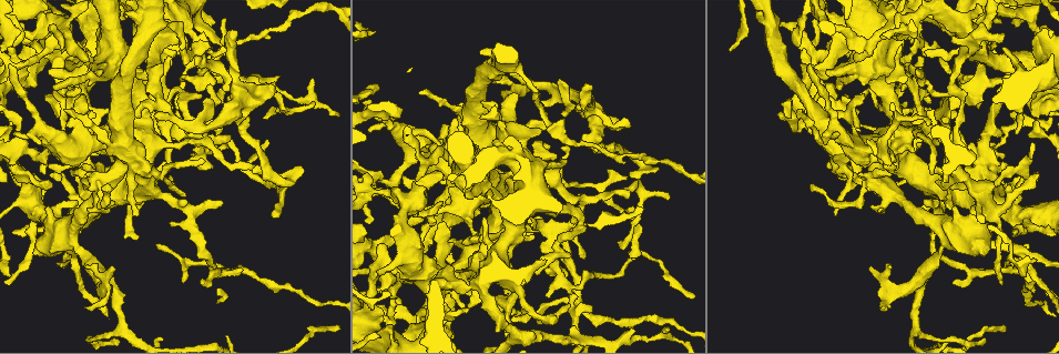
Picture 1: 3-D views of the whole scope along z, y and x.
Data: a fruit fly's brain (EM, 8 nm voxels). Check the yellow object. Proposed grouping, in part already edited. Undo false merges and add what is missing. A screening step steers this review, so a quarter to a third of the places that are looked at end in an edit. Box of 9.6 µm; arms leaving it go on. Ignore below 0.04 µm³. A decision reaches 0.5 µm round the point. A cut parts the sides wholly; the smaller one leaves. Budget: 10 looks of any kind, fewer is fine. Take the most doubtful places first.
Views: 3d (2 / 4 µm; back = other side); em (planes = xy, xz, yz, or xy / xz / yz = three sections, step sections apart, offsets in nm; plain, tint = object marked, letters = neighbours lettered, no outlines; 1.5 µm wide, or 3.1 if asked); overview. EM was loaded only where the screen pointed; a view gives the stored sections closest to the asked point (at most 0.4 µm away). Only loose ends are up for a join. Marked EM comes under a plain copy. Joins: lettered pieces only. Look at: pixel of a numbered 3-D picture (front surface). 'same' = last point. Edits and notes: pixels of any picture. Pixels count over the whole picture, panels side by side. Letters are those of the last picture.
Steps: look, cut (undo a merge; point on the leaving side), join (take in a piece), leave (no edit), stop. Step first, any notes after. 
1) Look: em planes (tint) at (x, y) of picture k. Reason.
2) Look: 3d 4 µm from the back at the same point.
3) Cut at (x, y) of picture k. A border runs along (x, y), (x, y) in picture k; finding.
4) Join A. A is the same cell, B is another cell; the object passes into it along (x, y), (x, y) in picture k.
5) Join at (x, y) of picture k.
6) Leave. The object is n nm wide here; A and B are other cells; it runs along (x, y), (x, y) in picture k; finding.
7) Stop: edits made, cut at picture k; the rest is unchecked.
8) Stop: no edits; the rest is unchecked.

Look: em xz step 4 (letters) at (447, 202) of picture 1. Thick end.

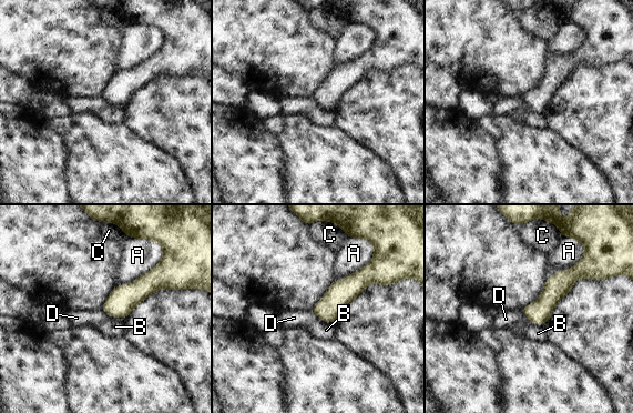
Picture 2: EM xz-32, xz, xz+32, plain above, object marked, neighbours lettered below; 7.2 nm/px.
Look: em planes (letters) at the same point. Another direction.

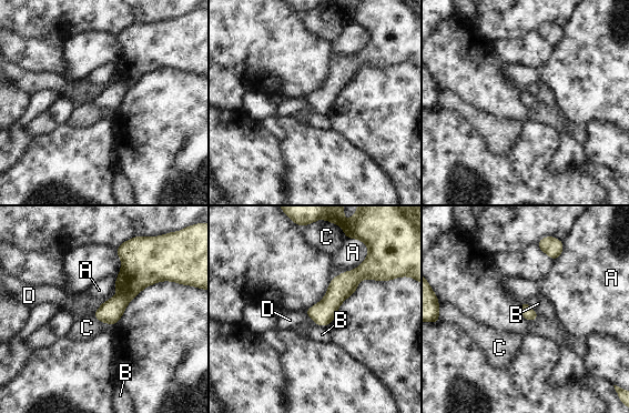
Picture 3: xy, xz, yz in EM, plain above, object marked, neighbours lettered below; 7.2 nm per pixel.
Leave. A, B, C and D are other cells; a border runs along (115, 284), (115, 294), (93, 312) in picture 3; none of them fits.

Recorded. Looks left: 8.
Look: 3d 4 µm at (109, 108) of picture 1. Branch stops here.

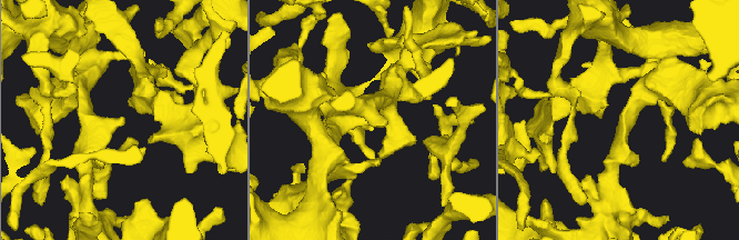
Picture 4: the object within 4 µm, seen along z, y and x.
Look: em xy step 4 (tint) at (120, 119) of picture 4. Shape alone is not enough.

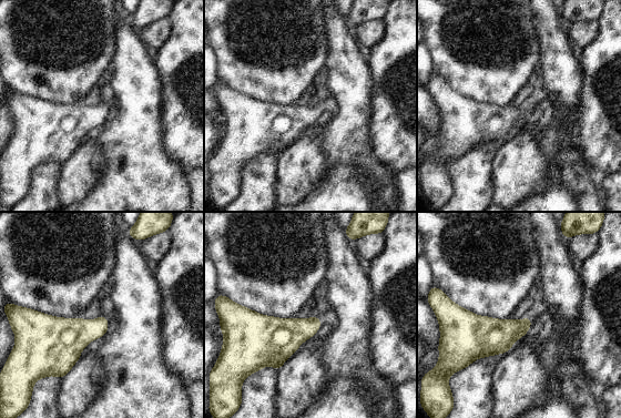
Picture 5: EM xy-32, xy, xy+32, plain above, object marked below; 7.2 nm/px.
Look: em xy step 4 (letters) at the same point.

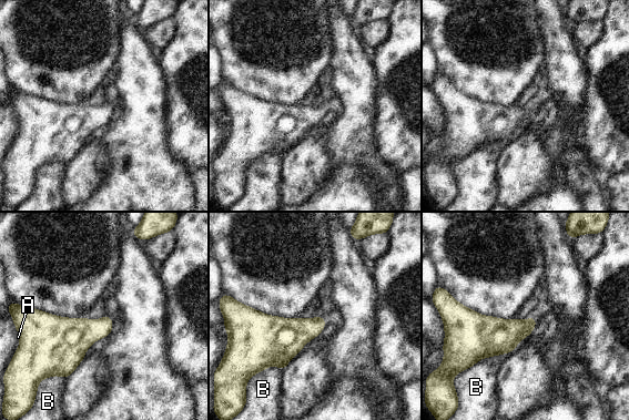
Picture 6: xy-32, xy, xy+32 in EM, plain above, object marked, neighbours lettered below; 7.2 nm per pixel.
Leave. A and B are other cells; a border runs along (508, 352), (482, 357), (468, 368) in picture 6; no lettered piece goes on from it.

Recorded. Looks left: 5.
Look: 3d 2 µm at (922, 144) of picture 1. Free end.

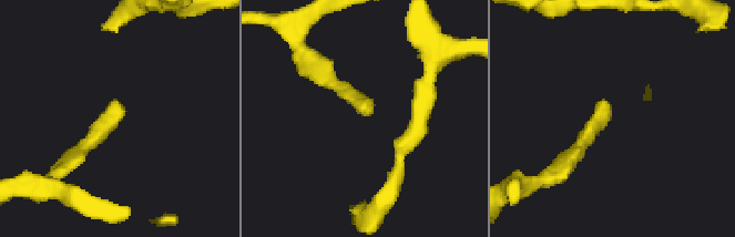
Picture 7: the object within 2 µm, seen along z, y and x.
Look: em yz step 4 (tint) at (357, 112) of picture 7. Now the EM.

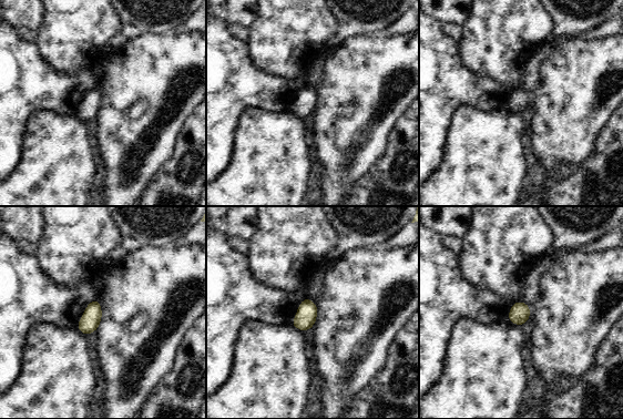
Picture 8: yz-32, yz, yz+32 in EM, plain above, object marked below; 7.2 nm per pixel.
Look: em planes (letters) at the same point.

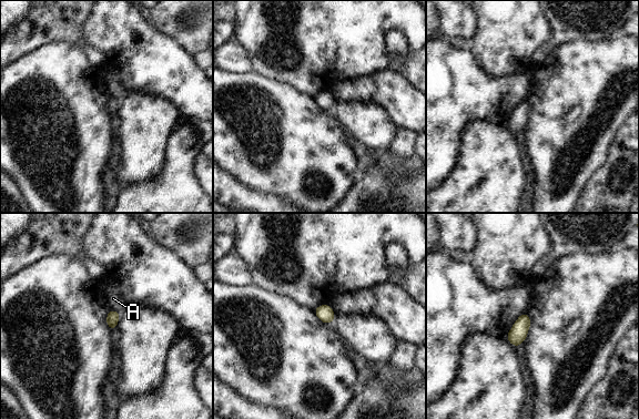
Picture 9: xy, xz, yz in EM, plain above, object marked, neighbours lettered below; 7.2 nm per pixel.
Leave. A is another cell; no lettered piece goes on from it.

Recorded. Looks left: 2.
Look: em planes (letters) at (164, 161) of picture 1. Tapers out.

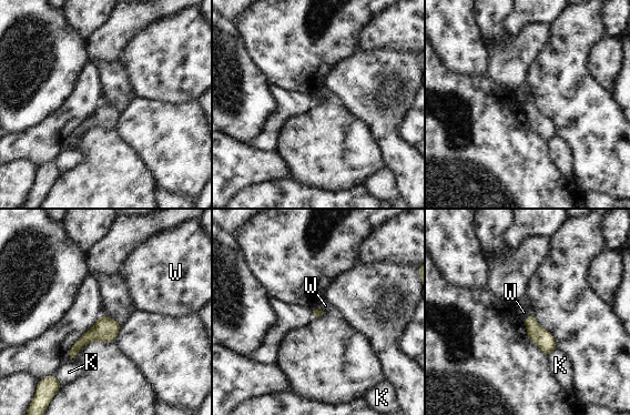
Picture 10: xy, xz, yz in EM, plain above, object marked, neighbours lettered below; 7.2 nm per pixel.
Leave. K and W are other cells; no lettered piece goes on from it.

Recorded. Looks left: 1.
Stop: no edits; the rest is unchecked.

